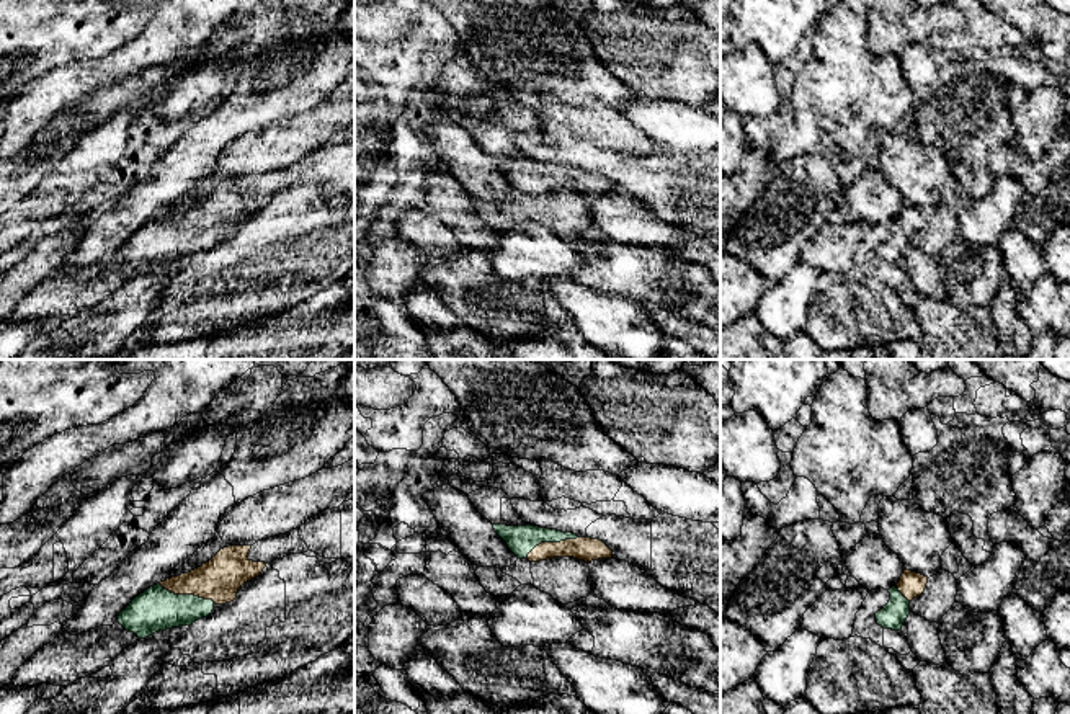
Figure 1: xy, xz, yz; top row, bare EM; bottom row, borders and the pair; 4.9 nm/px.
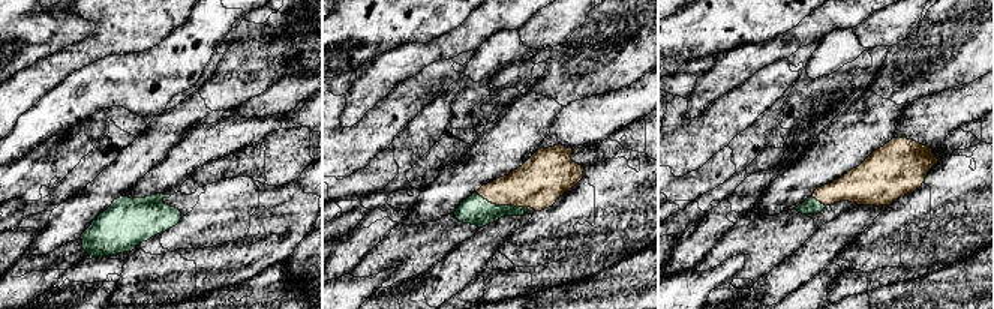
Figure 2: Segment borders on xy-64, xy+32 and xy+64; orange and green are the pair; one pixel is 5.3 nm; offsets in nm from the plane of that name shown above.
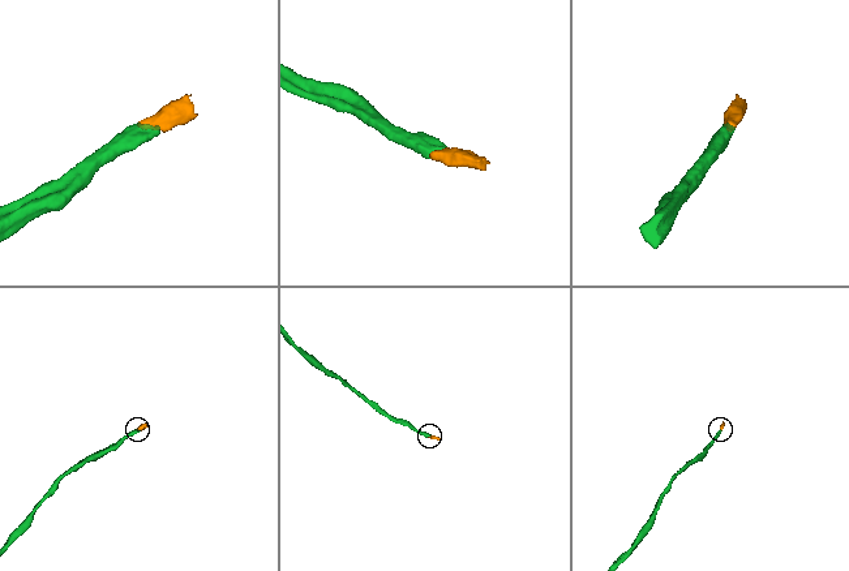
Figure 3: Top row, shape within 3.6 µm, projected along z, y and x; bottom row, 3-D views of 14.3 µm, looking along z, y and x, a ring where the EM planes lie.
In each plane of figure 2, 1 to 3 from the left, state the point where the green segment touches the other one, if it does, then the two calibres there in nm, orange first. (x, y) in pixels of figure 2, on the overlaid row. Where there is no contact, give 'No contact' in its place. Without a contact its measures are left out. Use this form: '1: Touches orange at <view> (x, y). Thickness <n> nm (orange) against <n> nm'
1: No contact
2: Touches orange at xy+32 (501, 204). Thickness 260 nm (orange) against 160 nm
3: Touches orange at xy+64 (819, 200). Thickness 200 nm (orange) against 90 nm

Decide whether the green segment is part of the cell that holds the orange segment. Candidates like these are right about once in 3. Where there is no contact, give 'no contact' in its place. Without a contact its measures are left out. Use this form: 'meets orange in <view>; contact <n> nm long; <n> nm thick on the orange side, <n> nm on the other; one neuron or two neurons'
meets orange in xy; contact 300 nm long; 200 nm thick on the orange side, 220 nm on the other; one neuron

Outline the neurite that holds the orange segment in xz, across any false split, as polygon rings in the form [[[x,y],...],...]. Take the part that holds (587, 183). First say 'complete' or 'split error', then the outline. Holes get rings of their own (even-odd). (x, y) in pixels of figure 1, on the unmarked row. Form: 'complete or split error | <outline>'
split error | [[[493,158],[493,163],[518,193],[528,193],[529,196],[554,191],[573,191],[591,196],[614,191],[613,185],[603,175],[578,172],[573,167],[562,167],[531,158]]]

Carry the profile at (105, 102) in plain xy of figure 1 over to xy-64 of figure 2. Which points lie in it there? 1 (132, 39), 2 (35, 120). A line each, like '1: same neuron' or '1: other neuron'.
1: other neuron
2: same neuron

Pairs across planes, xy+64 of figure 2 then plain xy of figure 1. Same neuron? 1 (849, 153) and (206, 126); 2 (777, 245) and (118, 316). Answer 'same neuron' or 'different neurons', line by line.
1: same neuron
2: different neurons

